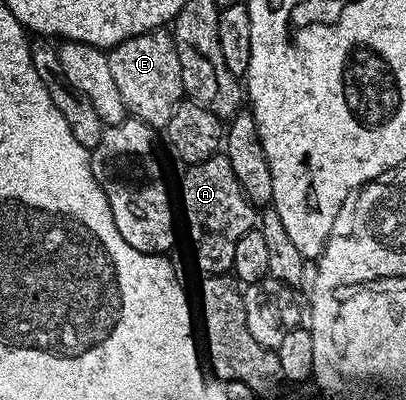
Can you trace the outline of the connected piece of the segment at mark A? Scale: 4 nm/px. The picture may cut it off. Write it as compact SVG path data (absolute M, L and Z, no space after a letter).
M228 155L208 156L206 160L190 163L185 176L180 177L179 184L179 208L185 211L185 224L189 227L190 236L188 239L195 245L196 251L200 255L202 252L211 263L232 265L243 234L255 227L255 205L245 192Z

